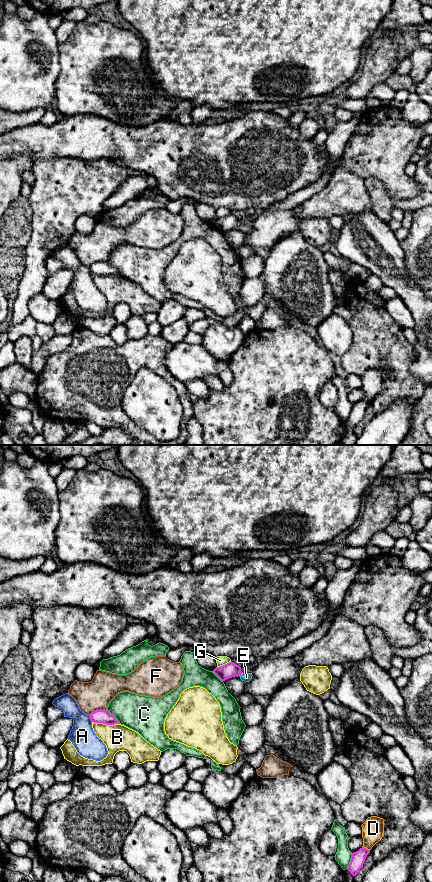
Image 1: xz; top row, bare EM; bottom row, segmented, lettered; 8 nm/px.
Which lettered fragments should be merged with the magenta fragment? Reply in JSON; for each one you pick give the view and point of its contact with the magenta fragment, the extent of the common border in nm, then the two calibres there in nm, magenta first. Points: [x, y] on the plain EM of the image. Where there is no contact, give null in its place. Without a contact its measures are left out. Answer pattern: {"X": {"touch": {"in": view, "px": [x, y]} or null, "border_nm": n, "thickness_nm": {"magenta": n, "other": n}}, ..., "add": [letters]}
{"E": {"touch": {"in": "xz", "px": [241, 225]}, "border_nm": 50, "thickness_nm": {"magenta": 120, "other": 80}}, "add": ["E"]}

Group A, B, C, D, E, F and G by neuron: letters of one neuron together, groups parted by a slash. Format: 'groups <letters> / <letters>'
groups A / B / C / D / E / F / G

